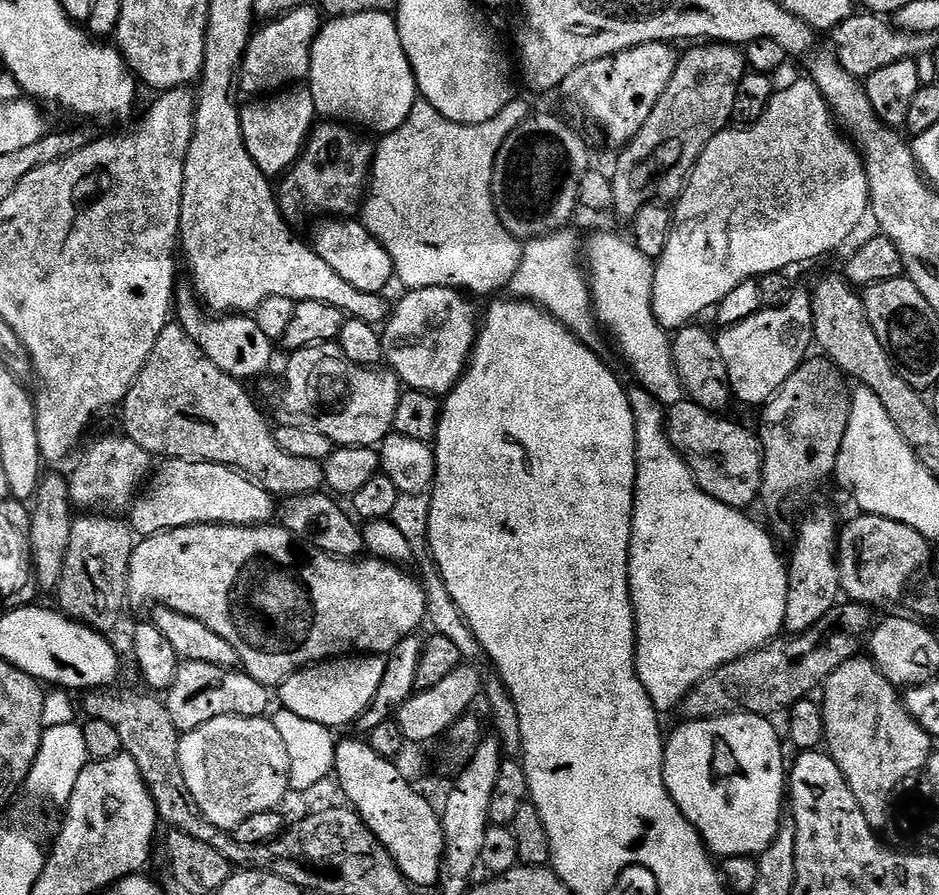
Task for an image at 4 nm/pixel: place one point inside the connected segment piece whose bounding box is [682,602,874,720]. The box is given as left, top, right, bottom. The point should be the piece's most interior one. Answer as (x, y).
(774, 678)

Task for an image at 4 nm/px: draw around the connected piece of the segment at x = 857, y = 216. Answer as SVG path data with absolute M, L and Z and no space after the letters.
M805 78L800 80L797 84L792 84L789 88L781 87L776 93L776 97L770 102L770 106L765 110L764 115L759 120L755 121L748 129L743 132L742 129L733 127L731 130L725 130L719 132L715 138L708 143L706 150L702 150L702 158L696 163L696 169L692 171L692 178L688 181L686 194L679 197L676 210L674 209L674 216L678 223L673 227L670 233L670 239L668 241L668 247L663 256L659 257L658 265L656 267L656 282L654 284L654 298L652 304L655 307L655 314L660 324L665 330L679 330L700 318L707 308L715 309L726 298L726 294L730 294L730 290L734 290L734 286L738 286L744 280L750 280L753 278L761 278L772 272L783 272L785 270L792 270L795 264L804 264L807 260L816 260L819 256L824 256L827 252L832 252L835 248L840 248L852 235L856 232L856 227L864 220L864 215L867 217L870 212L870 191L869 191L869 169L866 167L865 161L862 159L861 153L851 148L846 141L840 137L840 132L836 129L836 124L832 121L834 117L833 109L830 107L829 99L821 92L821 88L816 84L816 81L811 78Z

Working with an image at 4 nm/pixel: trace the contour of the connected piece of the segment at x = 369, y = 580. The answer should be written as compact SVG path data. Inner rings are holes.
M276 522L266 524L195 524L189 528L175 528L169 532L160 532L157 536L143 537L132 552L132 561L128 571L131 587L136 588L144 596L156 600L157 605L167 606L182 614L192 616L198 622L210 626L214 634L226 638L240 653L246 670L259 684L279 686L285 678L294 674L299 668L309 664L323 662L329 658L339 658L348 653L356 654L388 654L391 653L406 637L413 635L420 623L424 624L428 610L428 593L425 585L419 584L414 577L399 564L393 564L379 558L341 558L332 556L321 548L312 547L311 543L302 542L301 537L294 535L289 528Z

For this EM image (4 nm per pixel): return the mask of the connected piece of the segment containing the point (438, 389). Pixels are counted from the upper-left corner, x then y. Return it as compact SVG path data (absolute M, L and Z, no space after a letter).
M430 286L405 293L397 304L395 301L382 332L387 363L399 375L401 385L414 392L443 397L456 387L473 358L478 341L478 316L476 320L469 297L454 288Z

